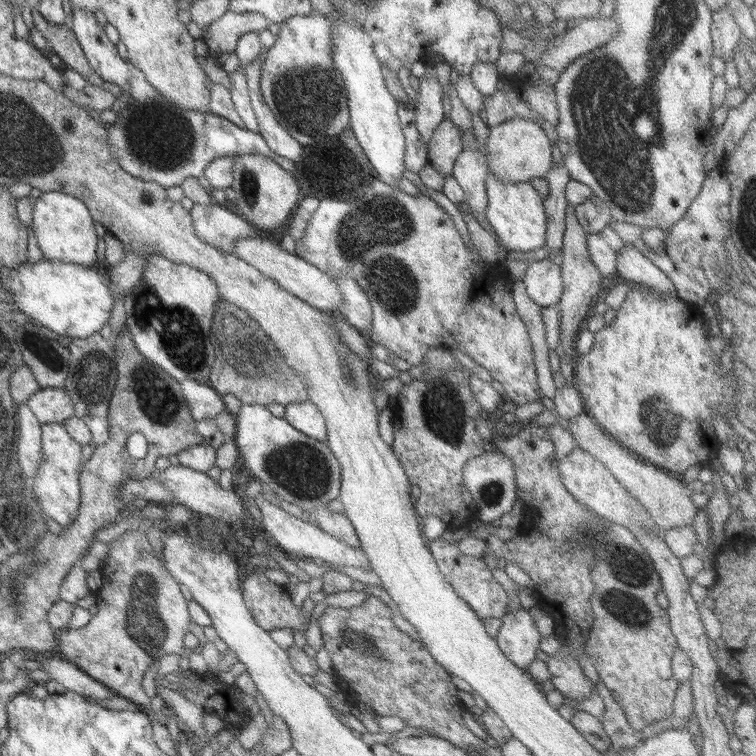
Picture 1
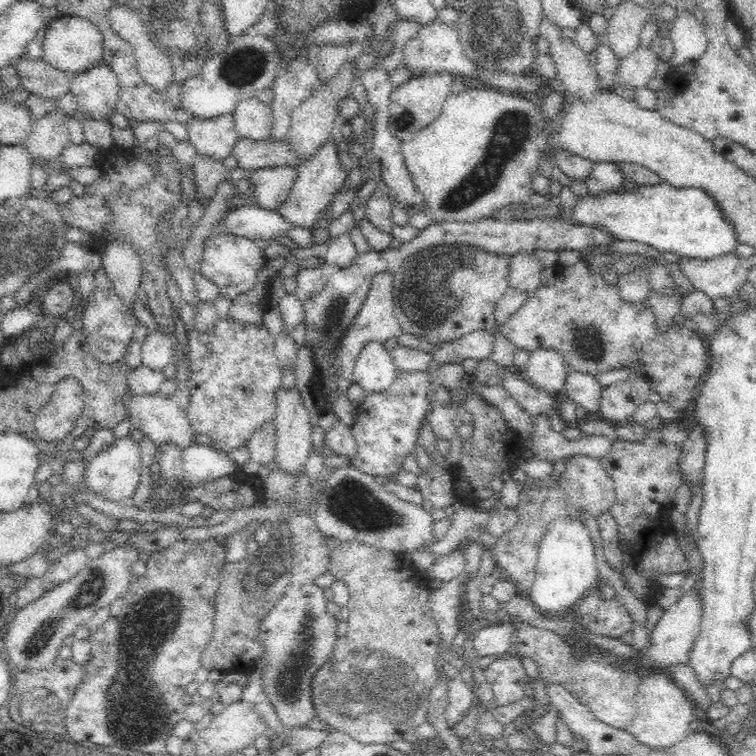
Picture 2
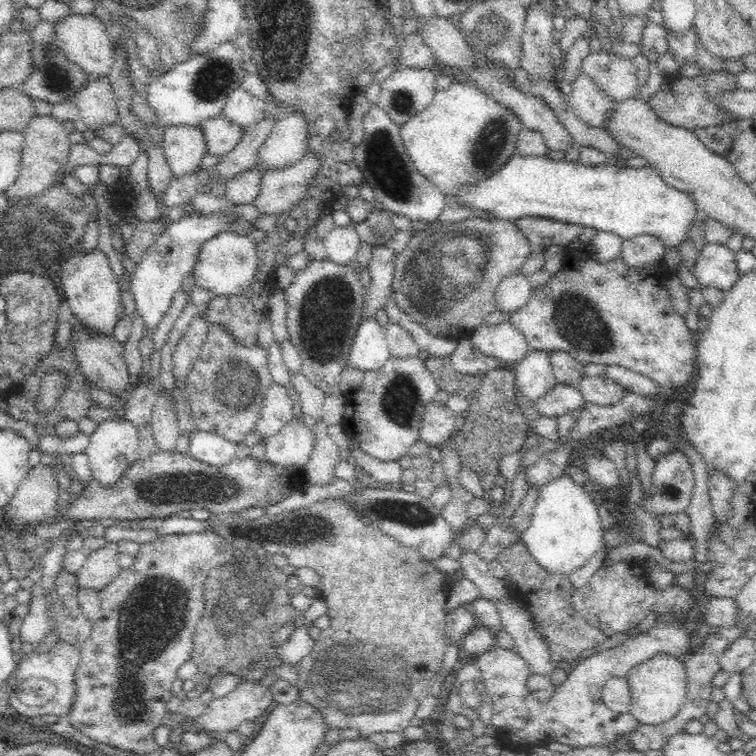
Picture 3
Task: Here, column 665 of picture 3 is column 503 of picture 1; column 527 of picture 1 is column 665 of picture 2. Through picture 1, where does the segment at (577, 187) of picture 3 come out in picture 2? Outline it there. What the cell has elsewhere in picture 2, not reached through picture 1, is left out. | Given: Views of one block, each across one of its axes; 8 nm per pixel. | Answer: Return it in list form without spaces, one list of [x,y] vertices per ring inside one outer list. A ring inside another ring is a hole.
[[[668,183],[641,186],[640,190],[624,188],[620,192],[578,199],[570,222],[588,226],[600,225],[618,240],[634,240],[654,246],[659,252],[671,252],[679,257],[714,260],[735,256],[742,244],[738,229],[724,215],[720,203],[702,189],[676,188]]]

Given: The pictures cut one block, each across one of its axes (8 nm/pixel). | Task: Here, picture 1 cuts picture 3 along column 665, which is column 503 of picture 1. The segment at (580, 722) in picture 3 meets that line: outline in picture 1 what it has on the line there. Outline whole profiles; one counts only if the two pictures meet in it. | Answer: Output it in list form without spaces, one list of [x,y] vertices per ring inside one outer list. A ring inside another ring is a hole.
[[[521,607],[507,612],[500,620],[501,626],[494,638],[496,646],[515,666],[527,668],[536,659],[535,651],[541,638],[533,626],[529,610]]]

